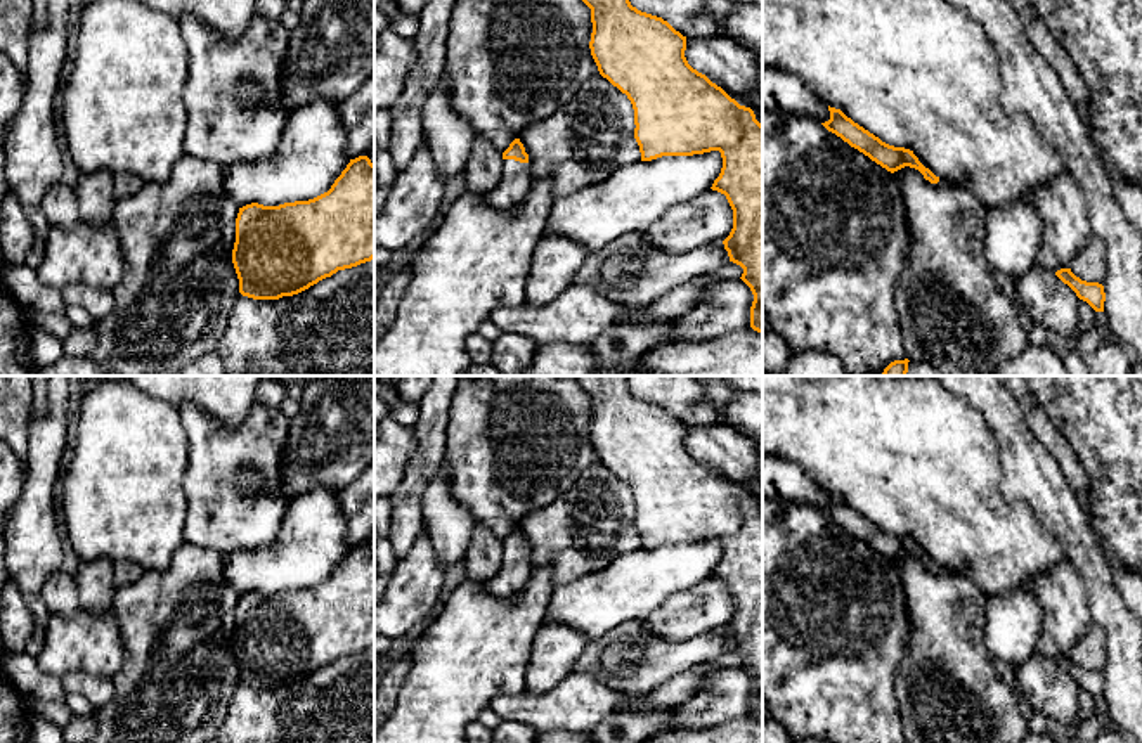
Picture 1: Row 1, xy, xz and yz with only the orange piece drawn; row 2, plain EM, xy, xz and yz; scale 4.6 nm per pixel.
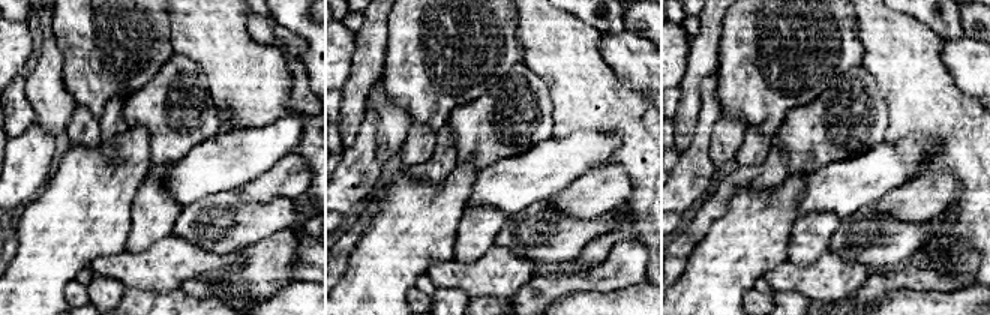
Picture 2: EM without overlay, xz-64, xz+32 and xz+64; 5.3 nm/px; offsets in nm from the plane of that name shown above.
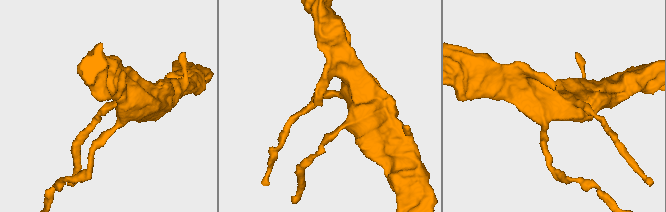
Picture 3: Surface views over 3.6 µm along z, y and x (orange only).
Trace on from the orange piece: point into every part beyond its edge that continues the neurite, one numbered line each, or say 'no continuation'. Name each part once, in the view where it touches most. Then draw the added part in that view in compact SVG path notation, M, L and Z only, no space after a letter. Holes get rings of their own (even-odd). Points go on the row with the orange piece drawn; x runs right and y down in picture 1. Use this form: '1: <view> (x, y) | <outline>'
1: xz (517, 177) | M503 159L501 182L485 194L485 201L496 210L518 204L530 191L532 171L529 163Z

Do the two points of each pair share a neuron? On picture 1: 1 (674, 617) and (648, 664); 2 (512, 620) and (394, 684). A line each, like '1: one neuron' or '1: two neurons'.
1: two neurons
2: two neurons

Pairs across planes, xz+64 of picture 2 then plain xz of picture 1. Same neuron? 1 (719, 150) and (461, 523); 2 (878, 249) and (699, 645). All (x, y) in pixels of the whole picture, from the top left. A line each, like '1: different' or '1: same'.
1: same
2: same

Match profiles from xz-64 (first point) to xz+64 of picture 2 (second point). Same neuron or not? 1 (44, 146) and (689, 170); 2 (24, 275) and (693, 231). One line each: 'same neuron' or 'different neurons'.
1: same neuron
2: different neurons

